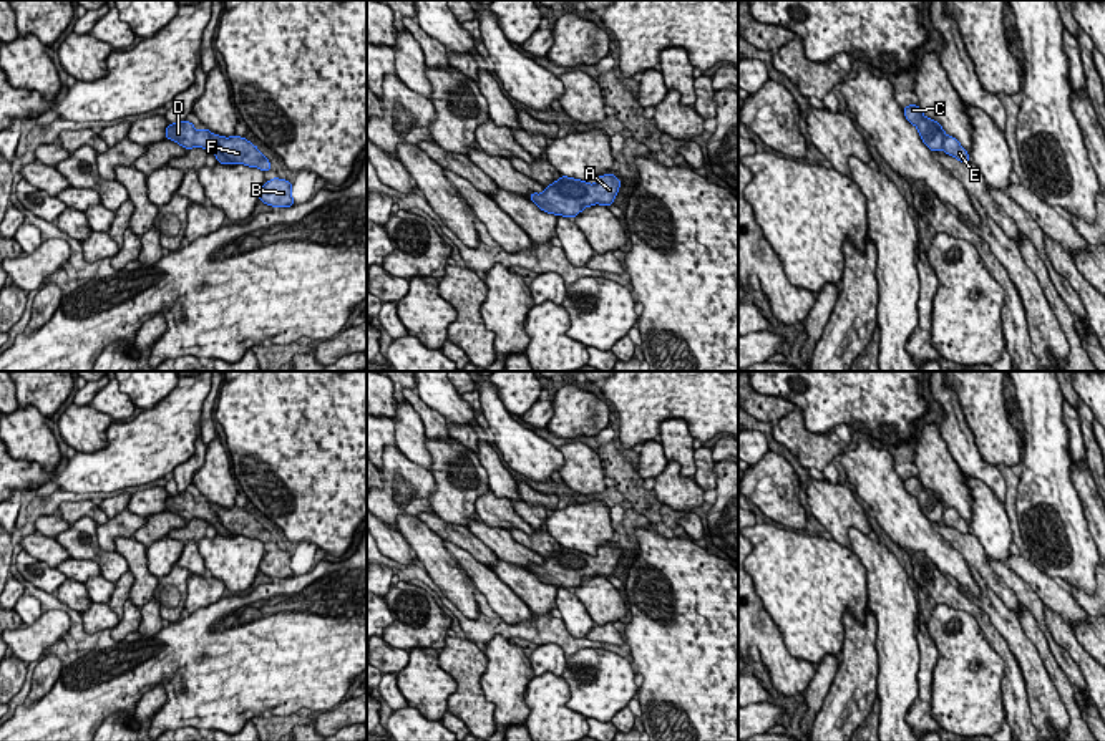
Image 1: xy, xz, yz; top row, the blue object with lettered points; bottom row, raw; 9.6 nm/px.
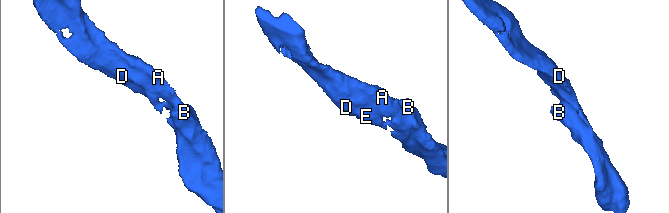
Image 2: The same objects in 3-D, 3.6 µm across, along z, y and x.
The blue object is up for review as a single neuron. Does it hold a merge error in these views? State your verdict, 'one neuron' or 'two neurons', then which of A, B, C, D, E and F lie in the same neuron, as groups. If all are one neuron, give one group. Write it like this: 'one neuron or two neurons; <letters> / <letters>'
one neuron; A B C D E F

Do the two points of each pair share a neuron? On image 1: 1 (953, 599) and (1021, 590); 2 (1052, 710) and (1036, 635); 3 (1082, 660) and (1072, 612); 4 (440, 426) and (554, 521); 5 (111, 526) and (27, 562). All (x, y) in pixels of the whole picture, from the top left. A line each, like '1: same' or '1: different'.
1: same
2: same
3: same
4: different
5: different

